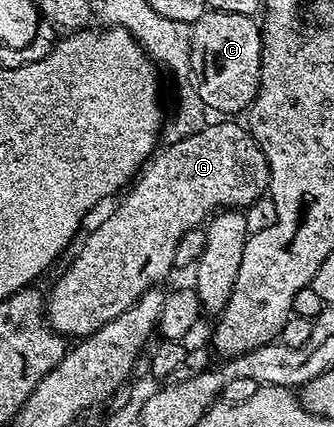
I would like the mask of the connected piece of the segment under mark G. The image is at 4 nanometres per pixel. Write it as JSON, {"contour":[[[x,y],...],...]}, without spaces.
{"contour":[[[207,122],[198,133],[171,142],[166,148],[163,146],[138,172],[132,186],[121,196],[122,204],[111,210],[104,225],[82,239],[78,256],[55,281],[50,295],[48,291],[45,296],[44,314],[50,330],[63,337],[85,337],[96,333],[96,329],[112,321],[112,317],[120,317],[120,313],[137,303],[141,295],[155,290],[156,285],[161,284],[158,282],[169,271],[175,270],[176,245],[180,245],[180,237],[184,237],[186,231],[202,227],[208,217],[219,211],[250,207],[252,201],[267,194],[270,170],[260,145],[241,122],[222,122],[226,123]]]}

